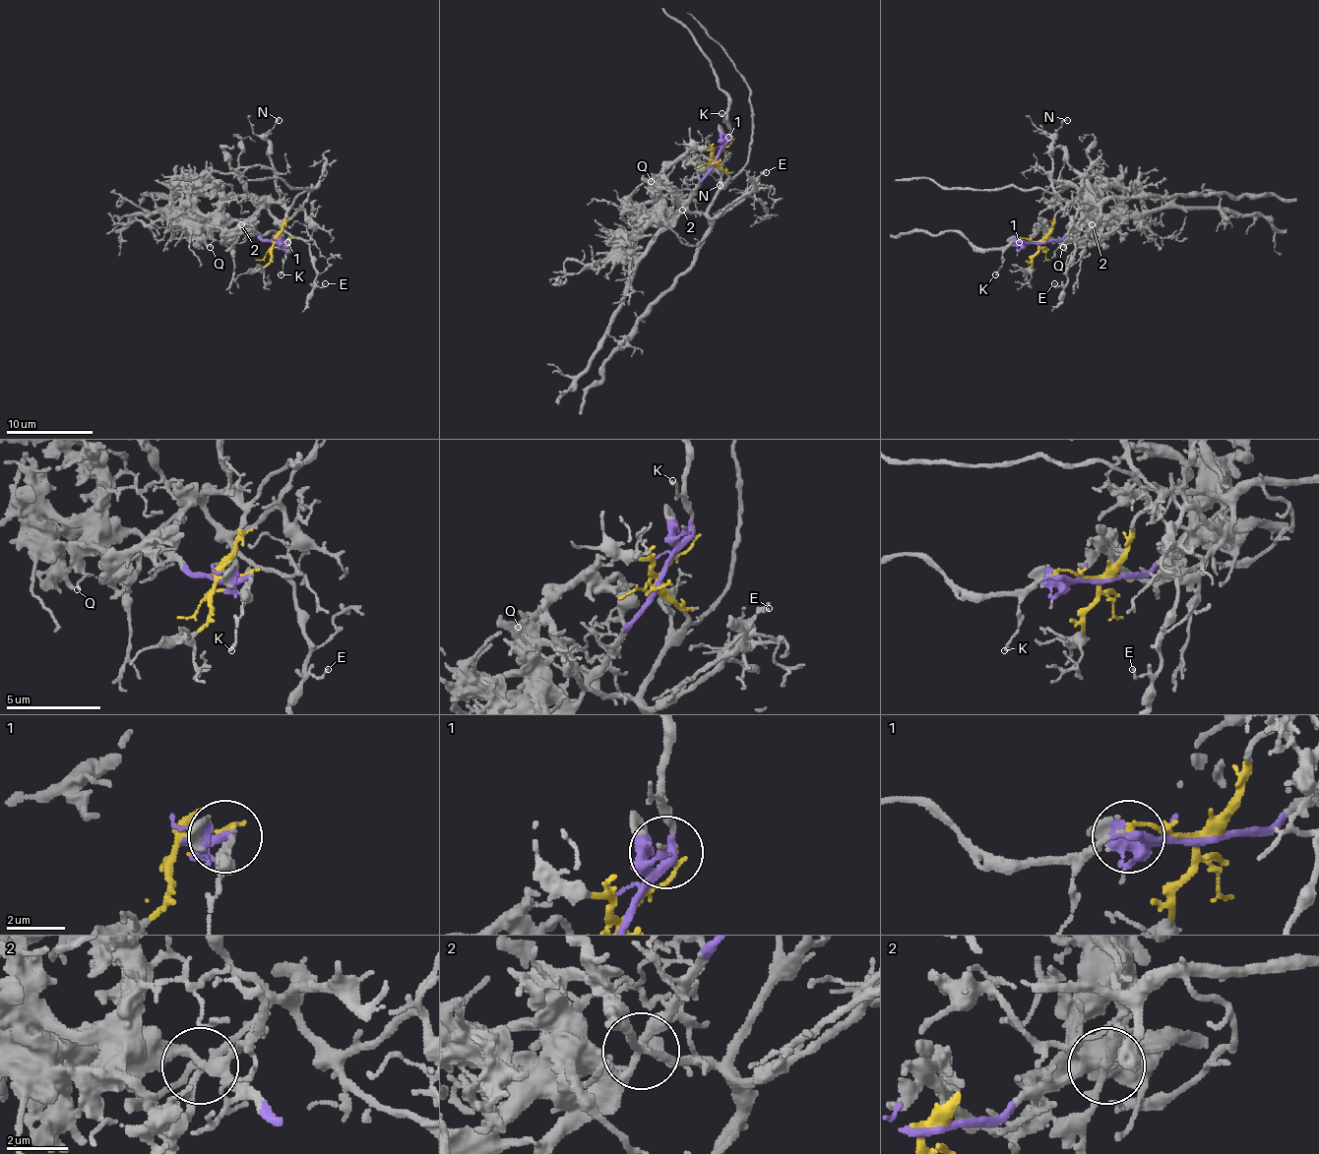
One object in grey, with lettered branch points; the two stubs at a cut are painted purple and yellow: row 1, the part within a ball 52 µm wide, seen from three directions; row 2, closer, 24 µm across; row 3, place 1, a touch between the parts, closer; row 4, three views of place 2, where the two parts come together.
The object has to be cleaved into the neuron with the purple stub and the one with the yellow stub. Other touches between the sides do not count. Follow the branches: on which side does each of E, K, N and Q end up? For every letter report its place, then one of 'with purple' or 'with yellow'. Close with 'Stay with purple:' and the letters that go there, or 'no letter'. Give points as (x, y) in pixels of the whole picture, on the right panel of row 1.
E: at (1054, 283); with yellow
K: at (995, 274); with purple
N: at (1067, 120); with yellow
Q: at (1063, 247); with purple
Stay with purple: K, Q

